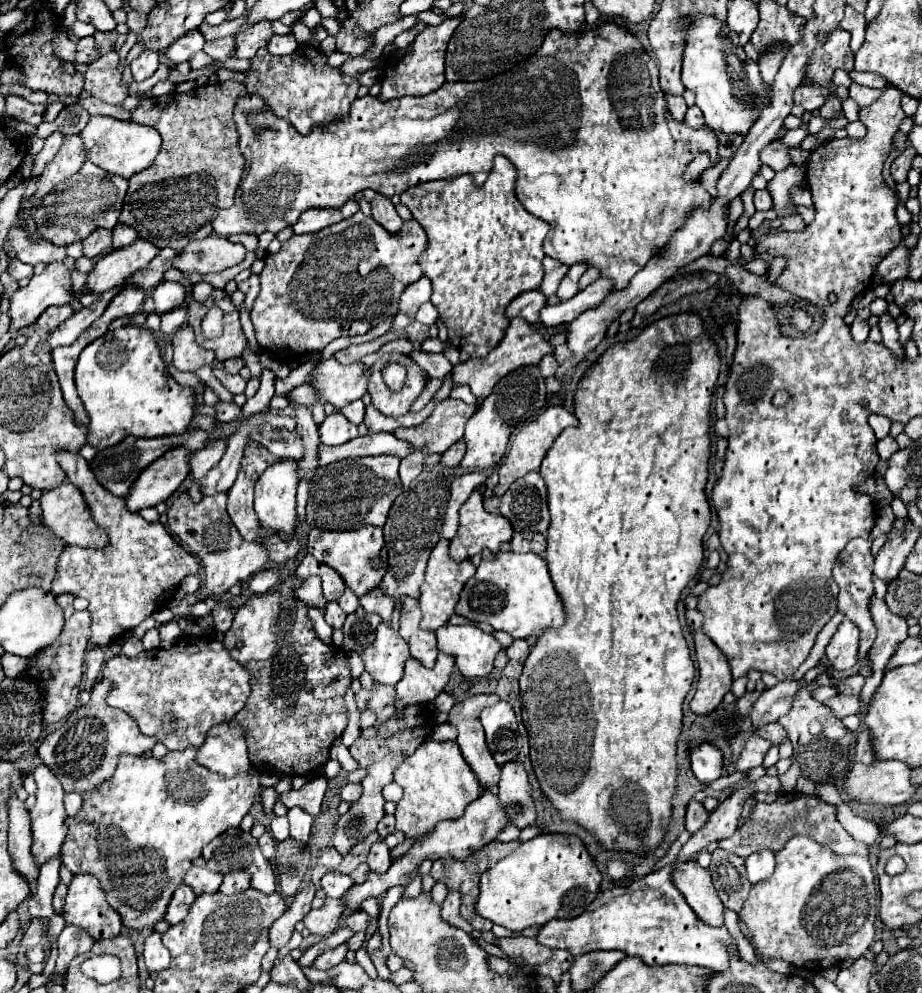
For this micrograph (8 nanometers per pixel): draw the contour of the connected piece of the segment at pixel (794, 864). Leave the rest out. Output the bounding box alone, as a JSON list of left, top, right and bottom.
[739,835,877,971]

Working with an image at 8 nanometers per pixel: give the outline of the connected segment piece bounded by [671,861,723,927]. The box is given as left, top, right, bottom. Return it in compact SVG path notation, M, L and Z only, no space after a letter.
M685 861L673 869L671 881L701 921L713 927L723 925L723 903L717 897L707 869L703 869L697 861Z

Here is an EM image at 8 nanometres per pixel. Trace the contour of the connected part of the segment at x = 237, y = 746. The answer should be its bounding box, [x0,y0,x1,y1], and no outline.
[195,723,249,777]

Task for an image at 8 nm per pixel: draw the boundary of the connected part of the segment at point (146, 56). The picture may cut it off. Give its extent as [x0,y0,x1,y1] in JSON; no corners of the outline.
[131,51,159,81]

